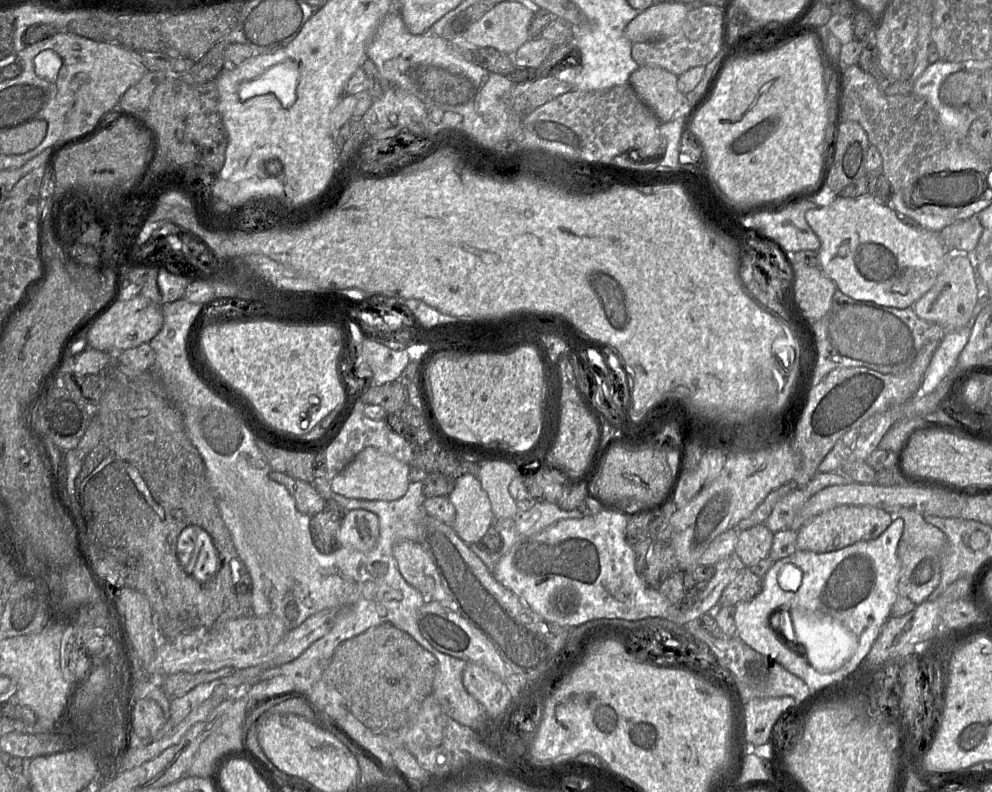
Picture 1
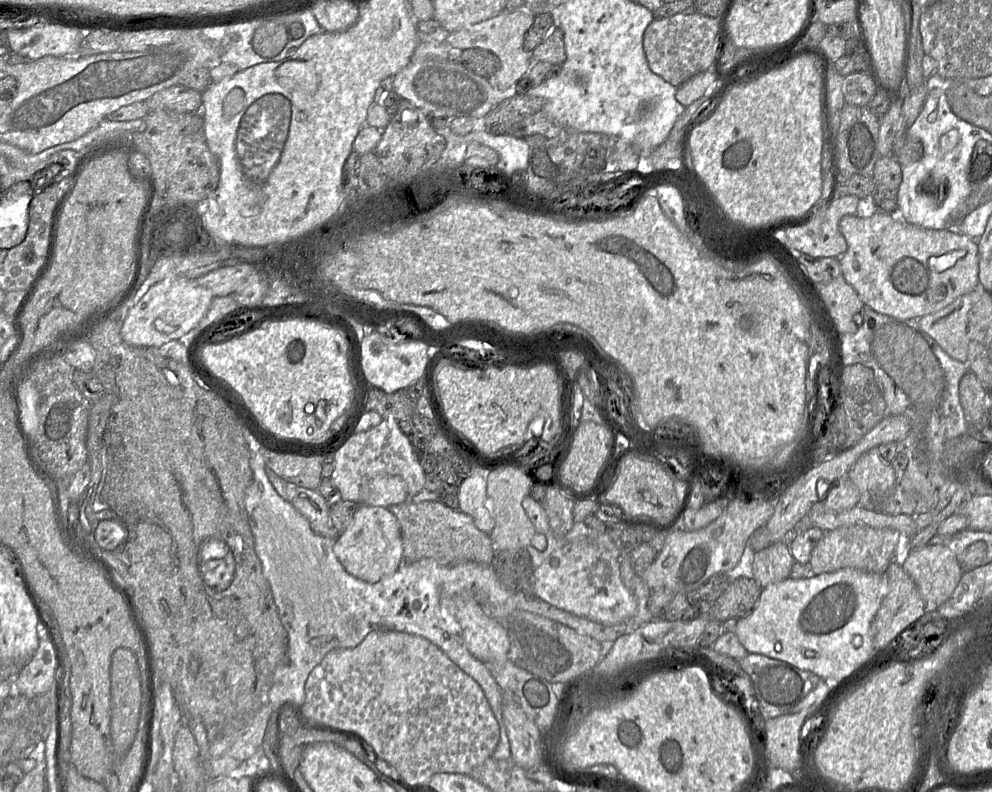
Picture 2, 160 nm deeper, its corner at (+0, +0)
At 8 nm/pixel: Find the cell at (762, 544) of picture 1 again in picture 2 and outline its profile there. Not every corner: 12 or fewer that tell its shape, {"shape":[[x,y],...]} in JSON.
{"shape":[[785,541],[753,555],[762,587],[790,577],[795,560]]}

